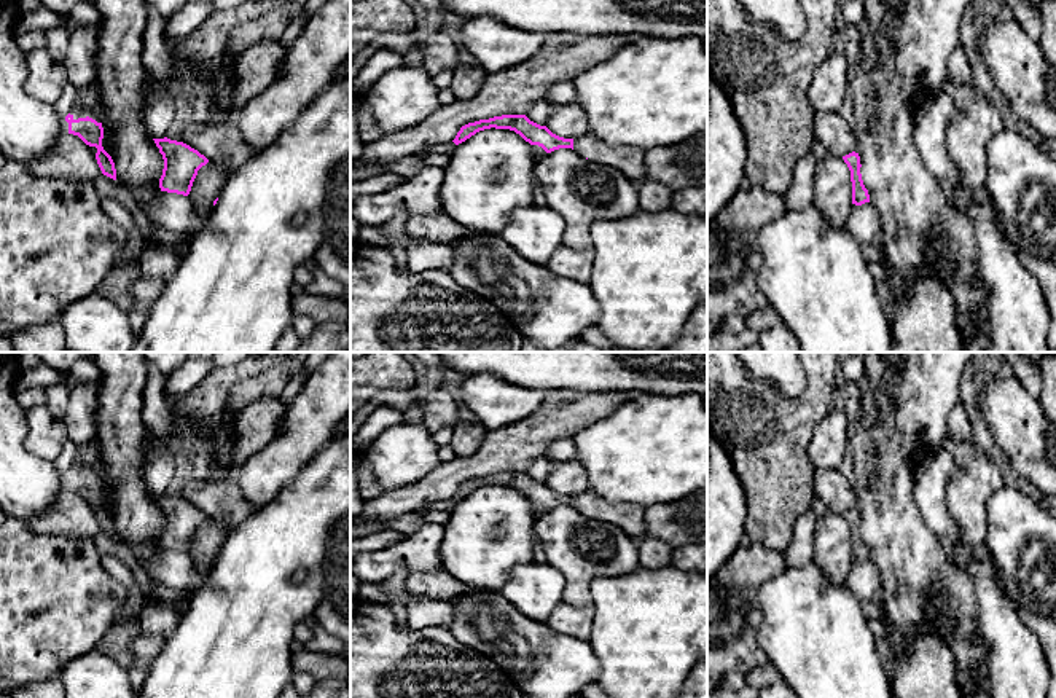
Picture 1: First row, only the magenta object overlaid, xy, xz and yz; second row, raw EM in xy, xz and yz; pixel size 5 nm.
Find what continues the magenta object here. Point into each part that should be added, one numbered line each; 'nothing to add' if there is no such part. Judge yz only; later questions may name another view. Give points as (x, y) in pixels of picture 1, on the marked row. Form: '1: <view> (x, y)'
1: yz (830, 128)

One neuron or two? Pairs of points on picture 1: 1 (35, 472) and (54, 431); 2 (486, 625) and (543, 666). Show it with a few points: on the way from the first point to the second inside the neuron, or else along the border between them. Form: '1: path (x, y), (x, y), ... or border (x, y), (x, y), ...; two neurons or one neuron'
1: border (27, 423), (24, 447), (53, 462); two neurons
2: path (500, 631), (529, 654); one neuron

